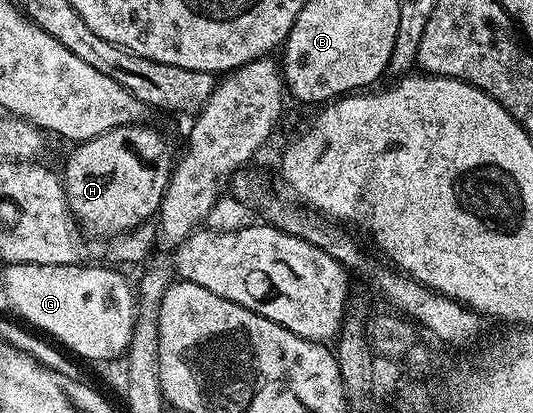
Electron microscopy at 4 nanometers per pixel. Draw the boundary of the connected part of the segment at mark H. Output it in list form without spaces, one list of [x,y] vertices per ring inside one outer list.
[[[146,125],[114,127],[73,147],[61,181],[70,212],[87,233],[118,235],[157,215],[173,171],[174,154],[165,136]]]

